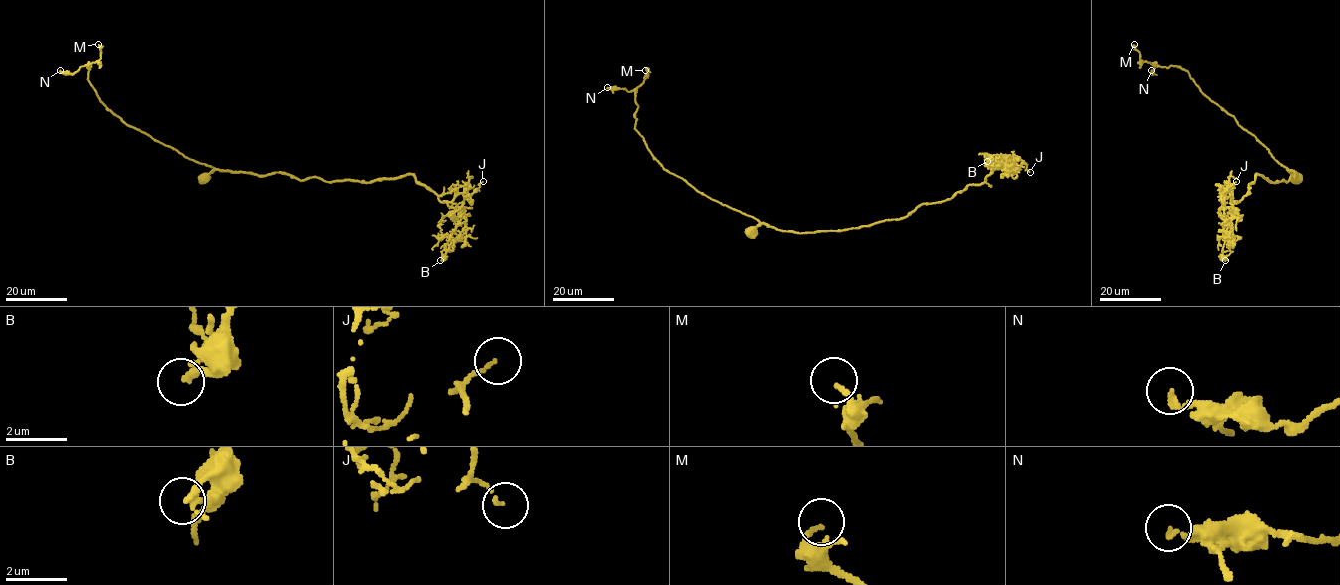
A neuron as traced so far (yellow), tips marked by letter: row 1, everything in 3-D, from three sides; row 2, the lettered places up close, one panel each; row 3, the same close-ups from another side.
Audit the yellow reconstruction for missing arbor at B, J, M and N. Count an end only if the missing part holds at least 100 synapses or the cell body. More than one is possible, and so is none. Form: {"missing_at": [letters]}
{"missing_at": []}

